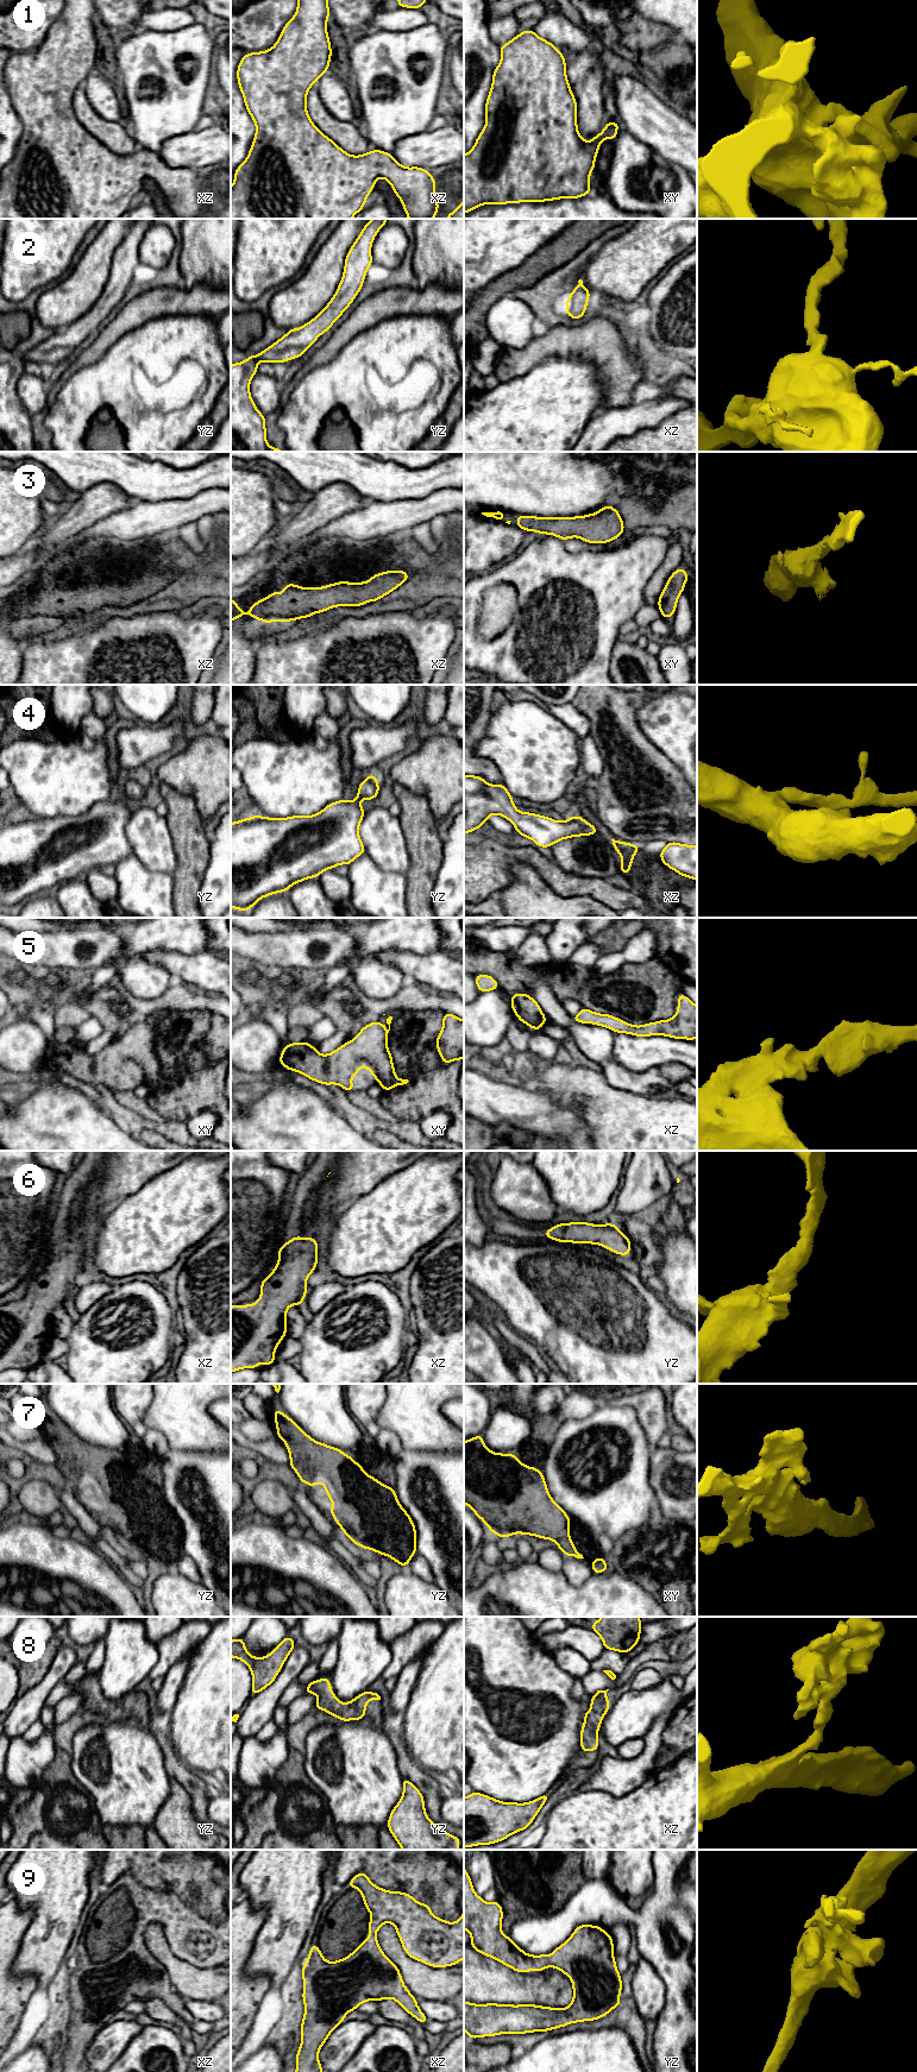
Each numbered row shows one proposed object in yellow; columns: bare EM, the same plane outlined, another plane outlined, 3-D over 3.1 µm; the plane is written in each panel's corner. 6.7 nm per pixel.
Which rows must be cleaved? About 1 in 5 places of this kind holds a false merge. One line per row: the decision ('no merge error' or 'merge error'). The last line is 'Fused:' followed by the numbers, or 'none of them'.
1: no merge error
2: no merge error
3: no merge error
4: no merge error
5: no merge error
6: no merge error
7: no merge error
8: no merge error
9: no merge error
Fused: none of them

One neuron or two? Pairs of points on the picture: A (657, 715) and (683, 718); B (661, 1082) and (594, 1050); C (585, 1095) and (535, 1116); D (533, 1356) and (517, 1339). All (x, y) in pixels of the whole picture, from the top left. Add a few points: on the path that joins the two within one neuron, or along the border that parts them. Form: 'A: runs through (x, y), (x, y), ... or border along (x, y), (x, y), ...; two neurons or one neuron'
A: runs through (663, 718), (677, 718); one neuron
B: runs through (645, 1082), (627, 1081), (610, 1066); one neuron
C: border along (538, 1090), (575, 1104), (584, 1122); two neurons
D: runs through (531, 1352), (522, 1343); one neuron

